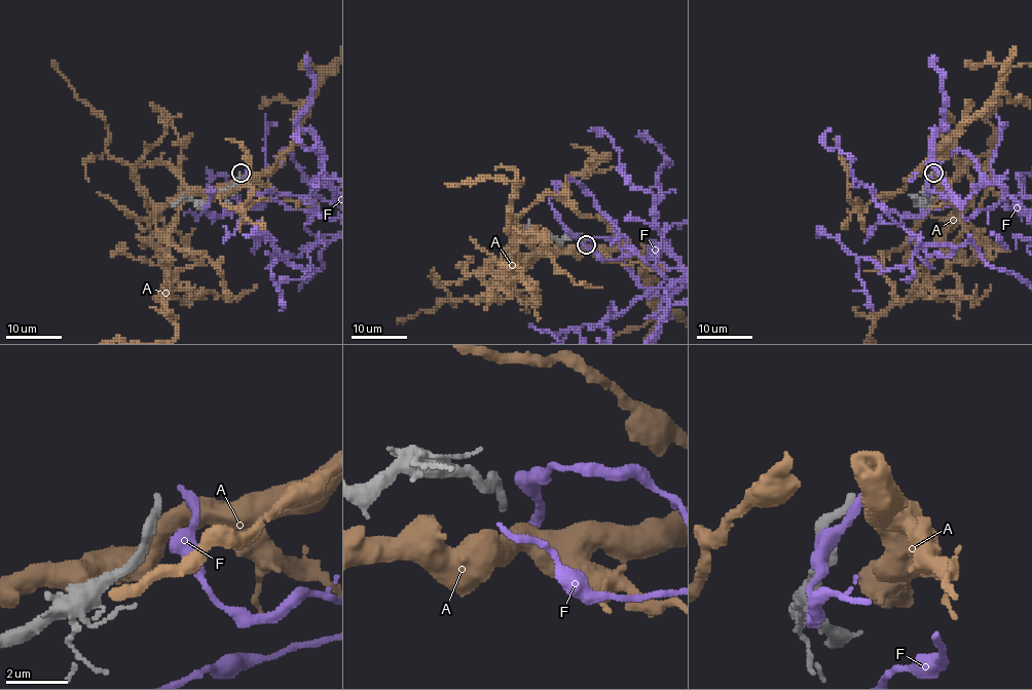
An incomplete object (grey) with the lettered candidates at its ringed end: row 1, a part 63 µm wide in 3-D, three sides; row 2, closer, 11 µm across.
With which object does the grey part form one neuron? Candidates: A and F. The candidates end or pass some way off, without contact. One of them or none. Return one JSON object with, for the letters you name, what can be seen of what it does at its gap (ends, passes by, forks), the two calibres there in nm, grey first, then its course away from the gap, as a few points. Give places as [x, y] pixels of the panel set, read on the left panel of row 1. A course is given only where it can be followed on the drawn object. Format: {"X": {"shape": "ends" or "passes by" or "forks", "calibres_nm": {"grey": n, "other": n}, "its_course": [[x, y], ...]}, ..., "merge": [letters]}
{"merge": []}

